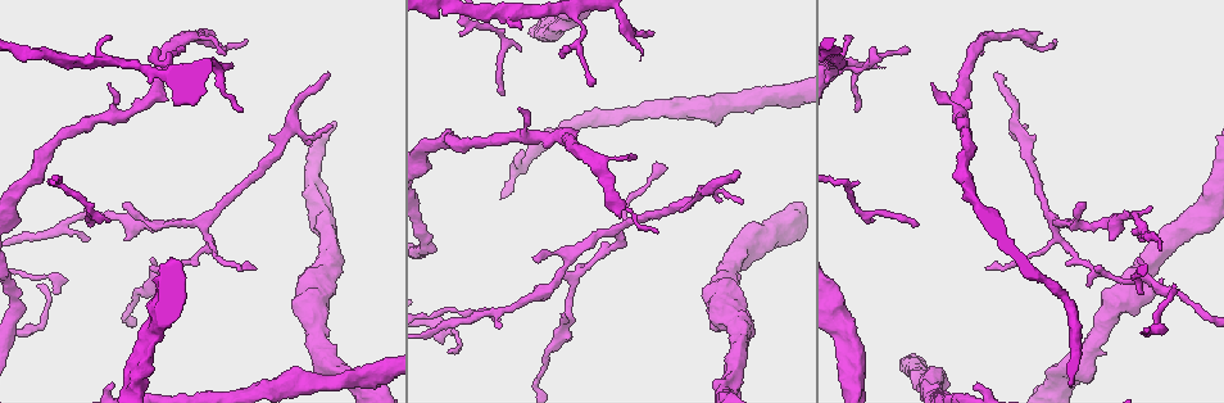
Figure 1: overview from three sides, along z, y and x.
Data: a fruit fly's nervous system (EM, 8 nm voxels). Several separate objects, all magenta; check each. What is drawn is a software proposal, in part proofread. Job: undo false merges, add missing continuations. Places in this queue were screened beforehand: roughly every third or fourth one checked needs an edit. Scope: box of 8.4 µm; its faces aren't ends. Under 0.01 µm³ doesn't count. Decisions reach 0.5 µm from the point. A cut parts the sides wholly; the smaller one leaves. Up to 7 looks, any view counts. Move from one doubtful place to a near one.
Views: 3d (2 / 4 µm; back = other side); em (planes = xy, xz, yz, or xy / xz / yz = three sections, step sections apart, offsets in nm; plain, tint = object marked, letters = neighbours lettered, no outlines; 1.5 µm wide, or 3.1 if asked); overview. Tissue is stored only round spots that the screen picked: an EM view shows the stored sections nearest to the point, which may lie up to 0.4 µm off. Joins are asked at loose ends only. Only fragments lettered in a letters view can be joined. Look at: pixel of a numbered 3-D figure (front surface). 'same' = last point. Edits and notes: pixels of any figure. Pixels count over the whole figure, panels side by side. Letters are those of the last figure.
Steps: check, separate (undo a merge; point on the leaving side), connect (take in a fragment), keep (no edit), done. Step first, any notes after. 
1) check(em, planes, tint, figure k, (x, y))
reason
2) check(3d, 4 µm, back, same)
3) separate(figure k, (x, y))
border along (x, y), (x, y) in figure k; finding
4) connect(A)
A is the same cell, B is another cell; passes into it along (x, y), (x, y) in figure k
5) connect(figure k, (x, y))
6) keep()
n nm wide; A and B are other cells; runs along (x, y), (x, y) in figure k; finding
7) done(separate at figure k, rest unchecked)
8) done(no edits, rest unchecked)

check(3d, 4 µm, back, figure 1, (1079, 203))
thin end

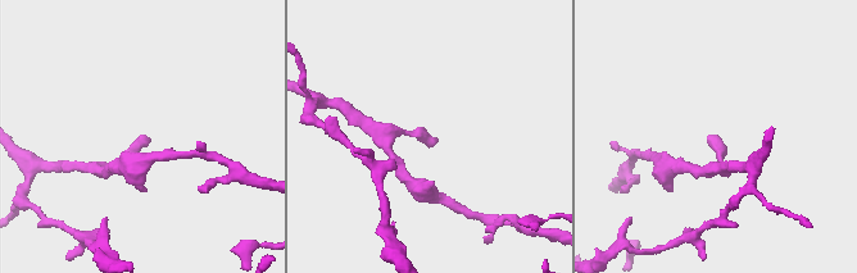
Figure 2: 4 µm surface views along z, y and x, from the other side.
check(em, xy, step 8, tint, figure 2, (435, 140))

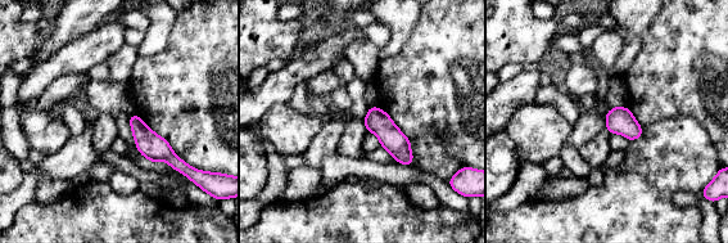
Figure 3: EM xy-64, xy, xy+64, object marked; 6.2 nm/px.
check(em, planes, letters, same)
cut it another way

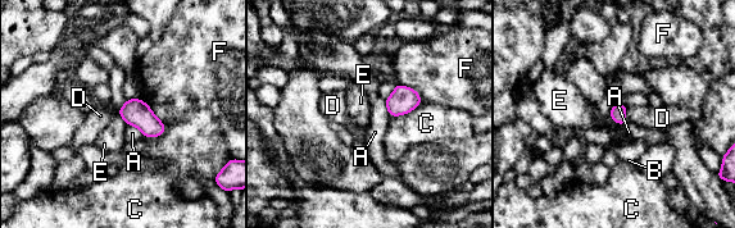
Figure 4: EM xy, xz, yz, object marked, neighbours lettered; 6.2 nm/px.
keep()
F touches over 220 nm; A, B, C, D, E and F are other cells; border along (117, 112), (127, 124) in figure 4; none of them fits

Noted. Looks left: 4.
check(3d, 2 µm, back, figure 1, (107, 35))
free end

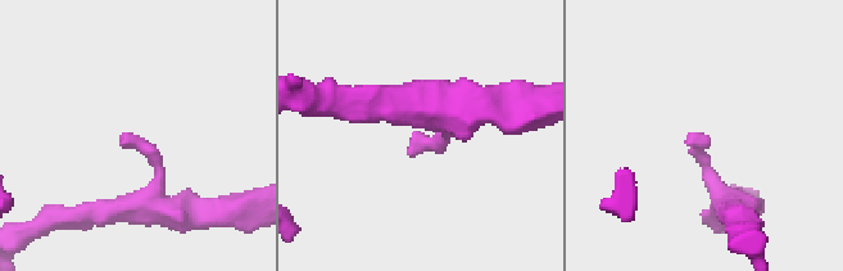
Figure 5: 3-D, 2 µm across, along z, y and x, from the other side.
check(em, yz, step 8, tint, figure 5, (415, 133))
shape alone is not enough

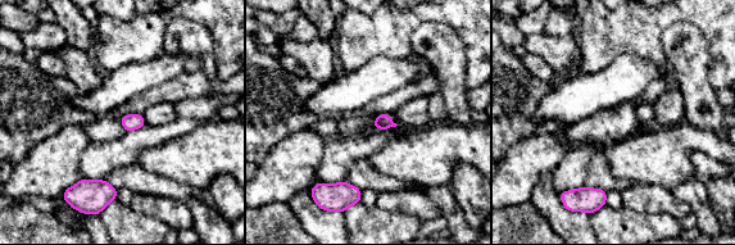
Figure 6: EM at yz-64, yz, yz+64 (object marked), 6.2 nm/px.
check(em, xz, step 8, letters, same)

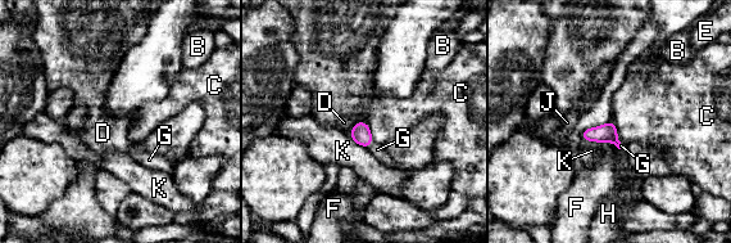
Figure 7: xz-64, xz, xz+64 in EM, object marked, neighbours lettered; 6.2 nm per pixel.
keep()
C touches over 170 nm; B, C, D, E, F, G, H, J and K are other cells; border along (612, 120), (621, 144) in figure 7; no lettered fragment goes on from it

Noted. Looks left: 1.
done(no edits, rest unchecked)

